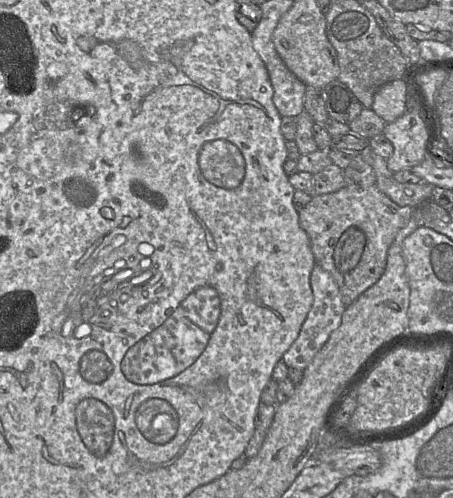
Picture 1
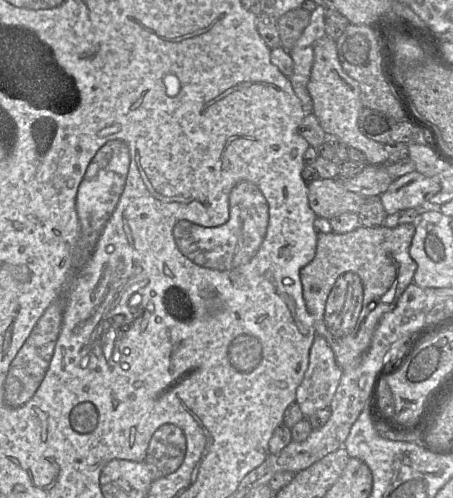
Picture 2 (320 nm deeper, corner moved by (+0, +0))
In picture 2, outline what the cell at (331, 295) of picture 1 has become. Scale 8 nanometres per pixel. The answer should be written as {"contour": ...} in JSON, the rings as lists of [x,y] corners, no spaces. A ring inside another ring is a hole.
{"contour":[[[316,334],[310,348],[308,368],[296,389],[296,403],[304,418],[330,407],[342,374],[332,348],[325,338]]]}

